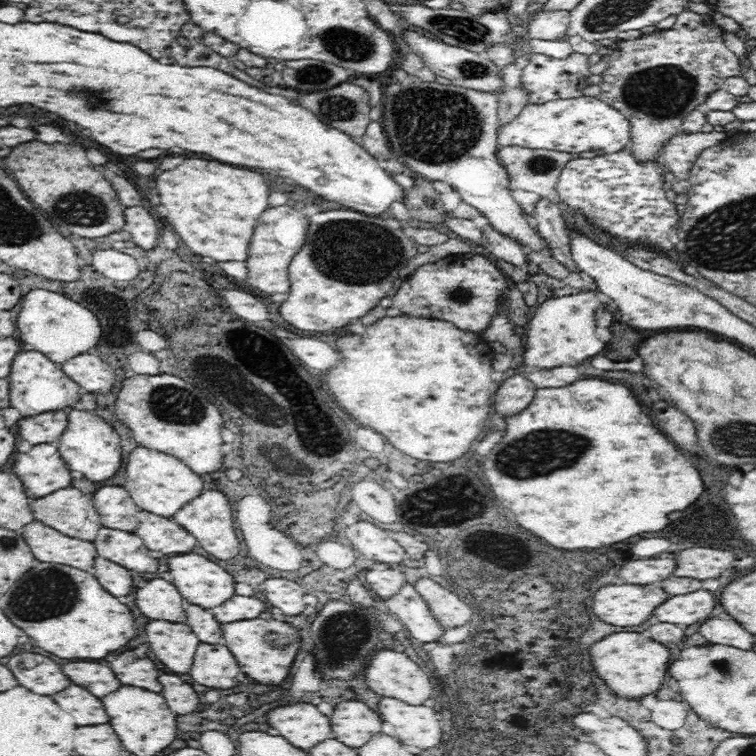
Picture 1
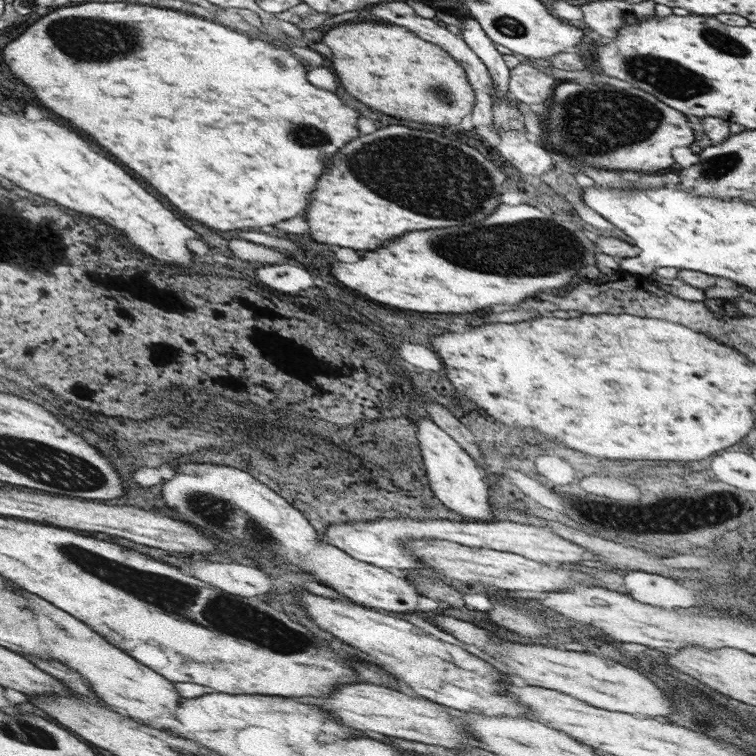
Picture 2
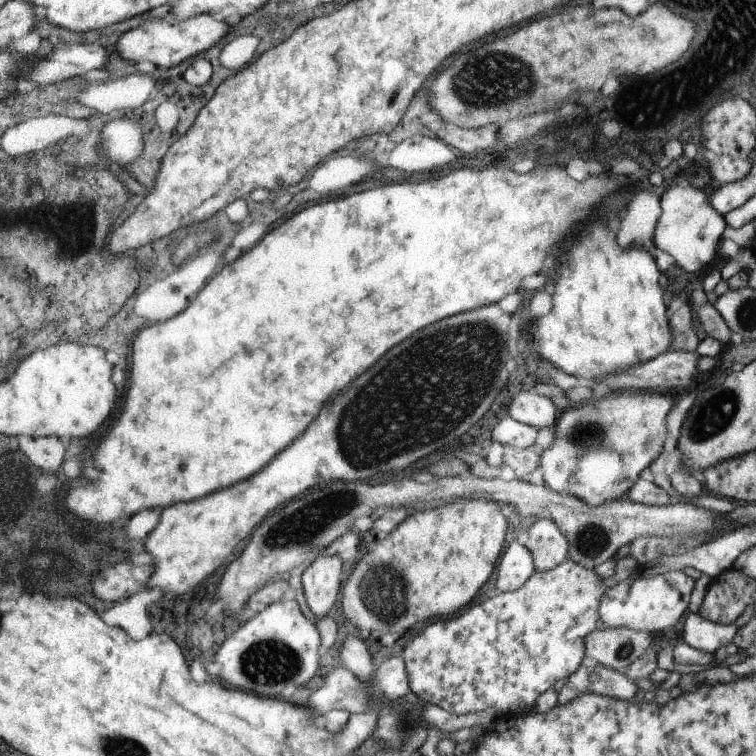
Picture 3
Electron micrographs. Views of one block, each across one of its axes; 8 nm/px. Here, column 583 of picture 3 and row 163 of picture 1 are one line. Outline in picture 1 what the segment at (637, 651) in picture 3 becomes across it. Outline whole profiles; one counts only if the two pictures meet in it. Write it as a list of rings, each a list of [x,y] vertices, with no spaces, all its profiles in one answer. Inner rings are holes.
[[[682,12],[670,30],[642,34],[638,40],[618,40],[612,46],[608,68],[602,74],[602,104],[622,112],[632,124],[632,156],[638,164],[656,162],[662,146],[682,132],[686,116],[700,110],[712,92],[724,88],[726,80],[742,76],[740,58],[722,42],[722,30],[712,24],[710,14]]]

